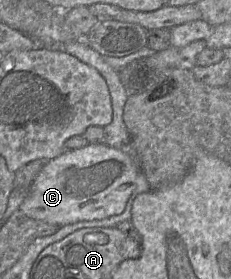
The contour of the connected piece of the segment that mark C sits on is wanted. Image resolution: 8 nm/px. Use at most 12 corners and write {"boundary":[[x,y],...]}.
{"boundary":[[105,144],[49,160],[19,207],[65,226],[121,214],[139,164]]}

